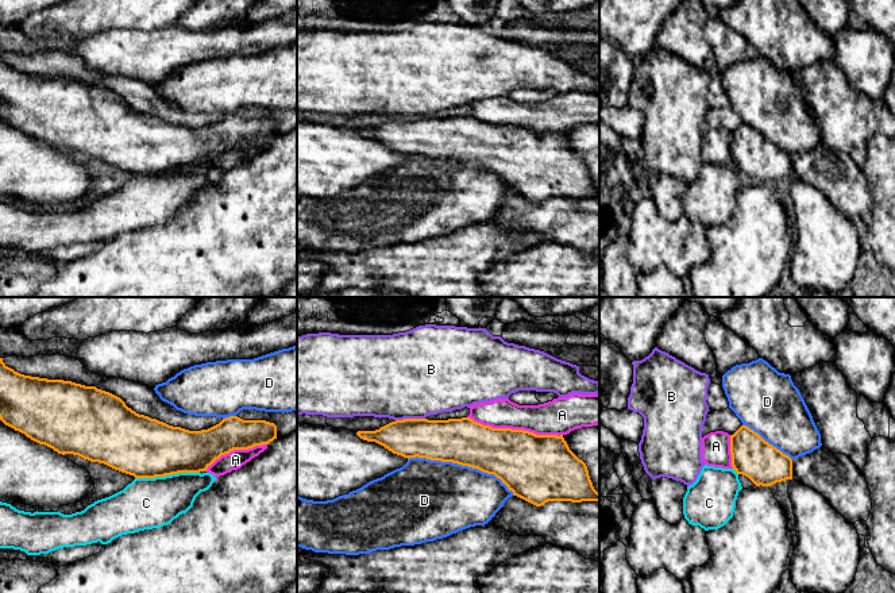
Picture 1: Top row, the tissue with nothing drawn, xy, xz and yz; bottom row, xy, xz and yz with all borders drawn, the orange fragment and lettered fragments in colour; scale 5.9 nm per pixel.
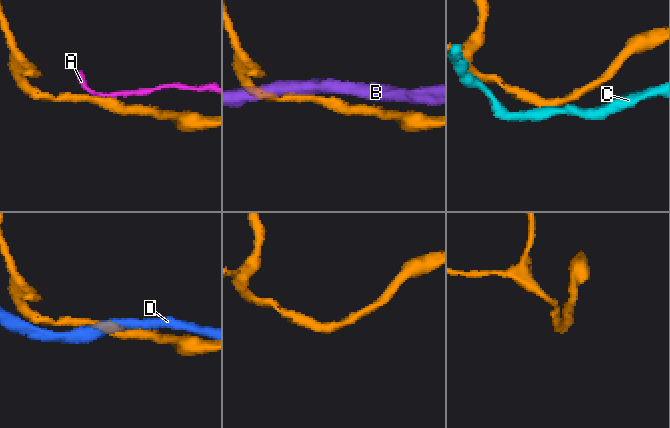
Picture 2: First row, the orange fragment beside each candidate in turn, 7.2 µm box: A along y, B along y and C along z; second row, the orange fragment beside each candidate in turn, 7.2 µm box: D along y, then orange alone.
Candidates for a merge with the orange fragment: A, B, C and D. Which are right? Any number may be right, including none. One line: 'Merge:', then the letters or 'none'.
Merge: A

